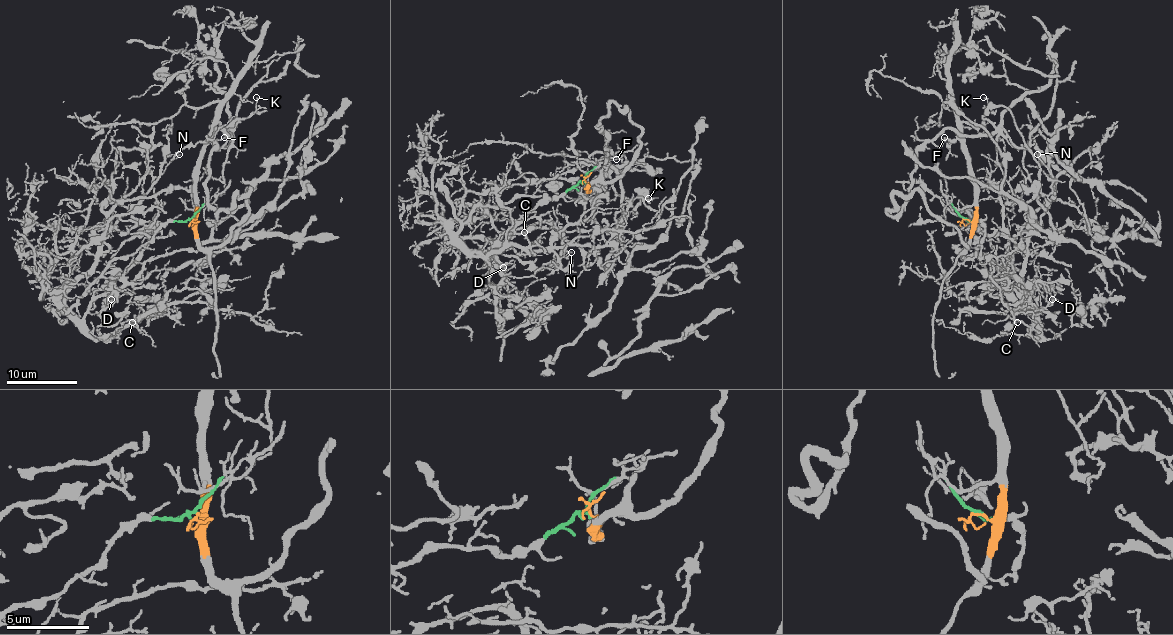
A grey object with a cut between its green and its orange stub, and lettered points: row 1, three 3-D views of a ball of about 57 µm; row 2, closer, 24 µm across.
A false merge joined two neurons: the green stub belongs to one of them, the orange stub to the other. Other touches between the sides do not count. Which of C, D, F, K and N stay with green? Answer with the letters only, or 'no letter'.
C, D, N

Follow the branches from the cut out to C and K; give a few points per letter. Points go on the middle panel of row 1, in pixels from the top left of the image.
C: (584, 180), (552, 200), (515, 196), (478, 205), (457, 239), (485, 255), (512, 244), (526, 247), (524, 232)
K: (584, 180), (589, 186), (588, 191), (602, 177), (609, 177), (611, 186), (627, 198), (650, 202), (648, 198)

